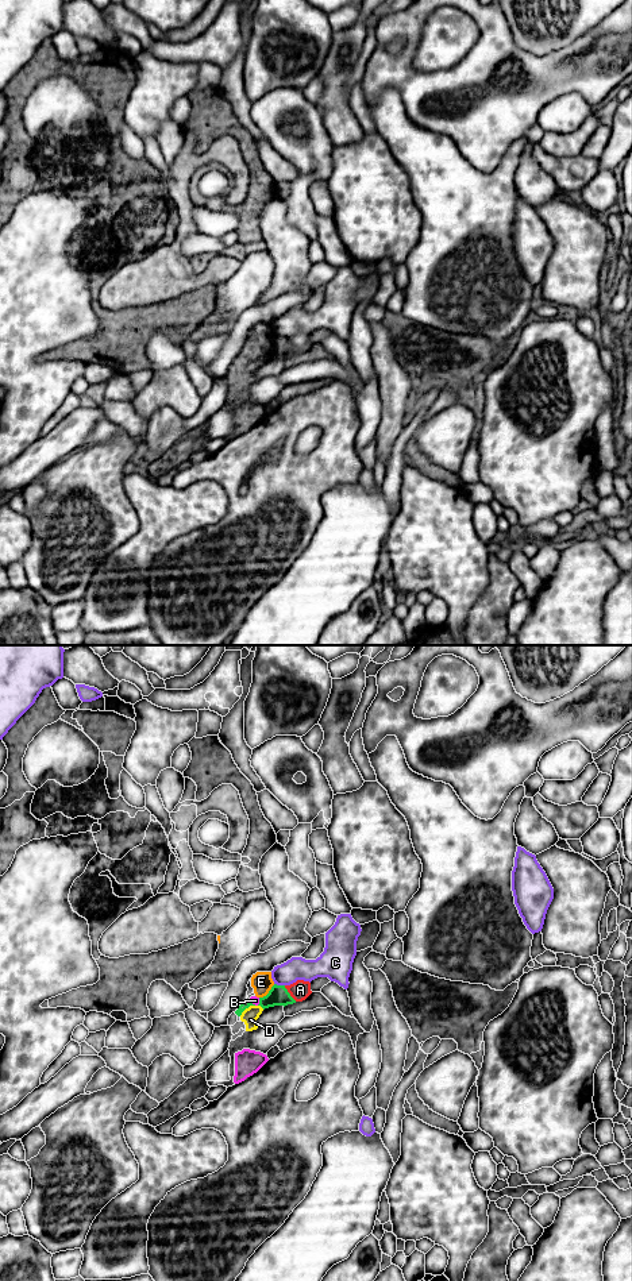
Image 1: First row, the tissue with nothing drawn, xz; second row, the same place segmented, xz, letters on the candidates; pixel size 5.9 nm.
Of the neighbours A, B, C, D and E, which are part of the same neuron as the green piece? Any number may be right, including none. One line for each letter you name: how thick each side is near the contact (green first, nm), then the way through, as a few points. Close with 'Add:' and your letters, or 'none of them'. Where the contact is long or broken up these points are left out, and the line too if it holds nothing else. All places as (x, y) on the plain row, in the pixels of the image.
Add: none of them

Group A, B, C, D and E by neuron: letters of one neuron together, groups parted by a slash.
A / B D E / C

